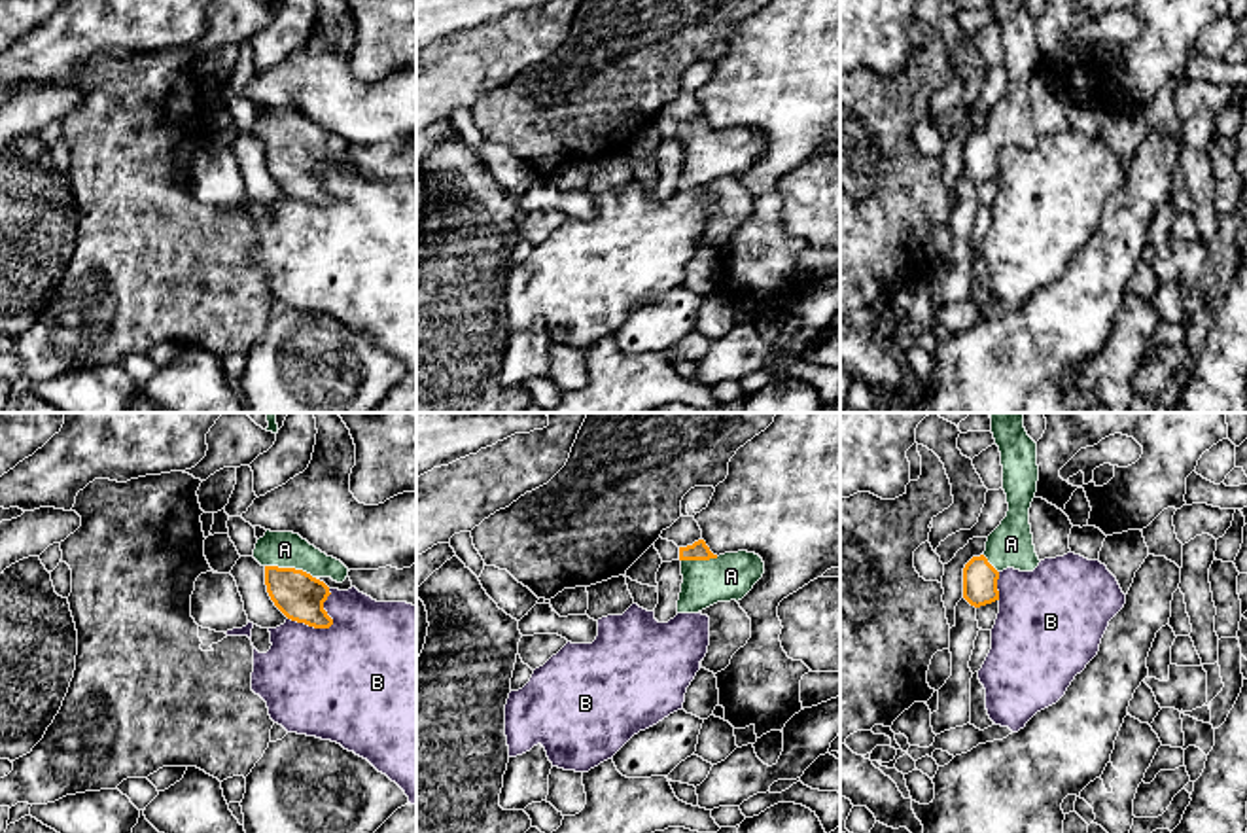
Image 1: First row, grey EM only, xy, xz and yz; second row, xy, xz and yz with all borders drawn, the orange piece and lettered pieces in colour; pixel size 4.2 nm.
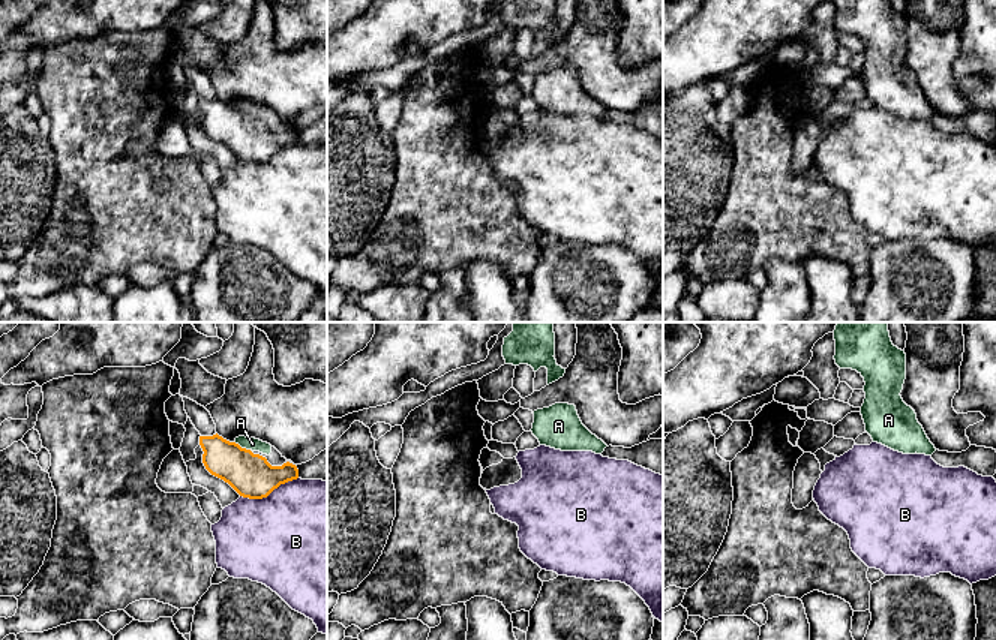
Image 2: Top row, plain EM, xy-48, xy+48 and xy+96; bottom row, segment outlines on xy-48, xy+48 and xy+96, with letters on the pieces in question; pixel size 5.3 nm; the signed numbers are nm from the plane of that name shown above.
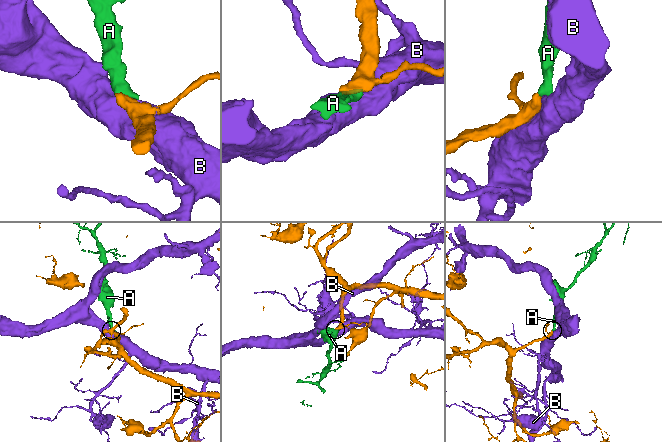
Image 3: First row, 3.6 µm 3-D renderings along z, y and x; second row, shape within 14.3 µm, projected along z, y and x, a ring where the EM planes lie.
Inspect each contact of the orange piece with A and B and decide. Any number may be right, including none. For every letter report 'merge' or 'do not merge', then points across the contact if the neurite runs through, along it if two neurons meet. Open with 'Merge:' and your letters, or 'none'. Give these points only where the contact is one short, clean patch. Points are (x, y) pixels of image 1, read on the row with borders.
Merge: A
A: merge; runs through xy (298, 595), (290, 580), (290, 568), (284, 549)
B: do not merge

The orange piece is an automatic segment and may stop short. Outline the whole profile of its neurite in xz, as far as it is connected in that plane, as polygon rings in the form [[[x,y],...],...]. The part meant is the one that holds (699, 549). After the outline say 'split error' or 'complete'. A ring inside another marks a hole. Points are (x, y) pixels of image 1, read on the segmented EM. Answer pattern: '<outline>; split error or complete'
[[[704,540],[679,547],[681,593],[677,613],[698,613],[717,602],[742,600],[764,574],[759,555],[713,555]]]; split error

